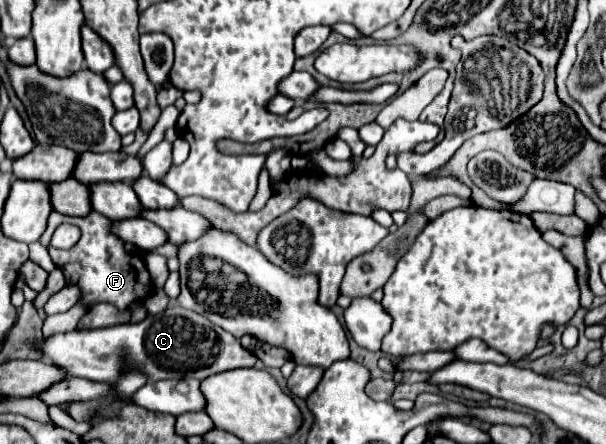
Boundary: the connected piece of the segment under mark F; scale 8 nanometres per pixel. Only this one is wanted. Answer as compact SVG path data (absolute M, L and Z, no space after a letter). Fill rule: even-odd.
M53 210L51 216L49 216L47 230L39 238L39 242L49 248L51 260L55 262L57 268L61 268L65 264L77 264L79 266L79 272L81 272L81 278L77 282L77 286L81 288L79 306L83 306L85 310L91 310L95 304L101 304L101 302L113 304L121 312L129 310L129 306L133 302L141 302L143 298L147 298L153 292L153 286L155 286L149 270L137 270L133 266L133 262L131 262L133 254L129 254L125 250L125 242L117 234L111 232L111 226L113 226L113 222L107 216L101 216L99 212L89 212L83 218L73 218L73 216L65 216L65 214ZM63 222L79 226L81 240L73 248L69 248L69 250L49 248L49 240L53 236L55 228L59 224L63 224Z

